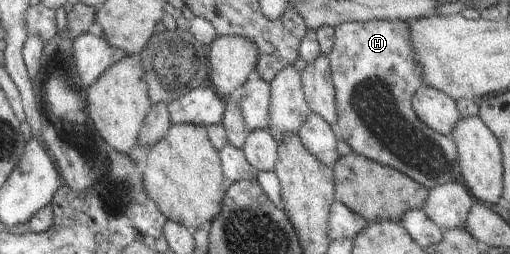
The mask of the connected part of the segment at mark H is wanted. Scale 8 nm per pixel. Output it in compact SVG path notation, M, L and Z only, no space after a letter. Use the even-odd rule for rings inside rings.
M399 19L345 21L336 24L333 29L333 45L327 55L336 108L336 117L332 124L335 138L344 140L354 153L394 168L426 189L453 181L456 148L452 138L440 135L425 126L413 112L410 103L415 89L422 85L422 72L409 42L406 21Z

